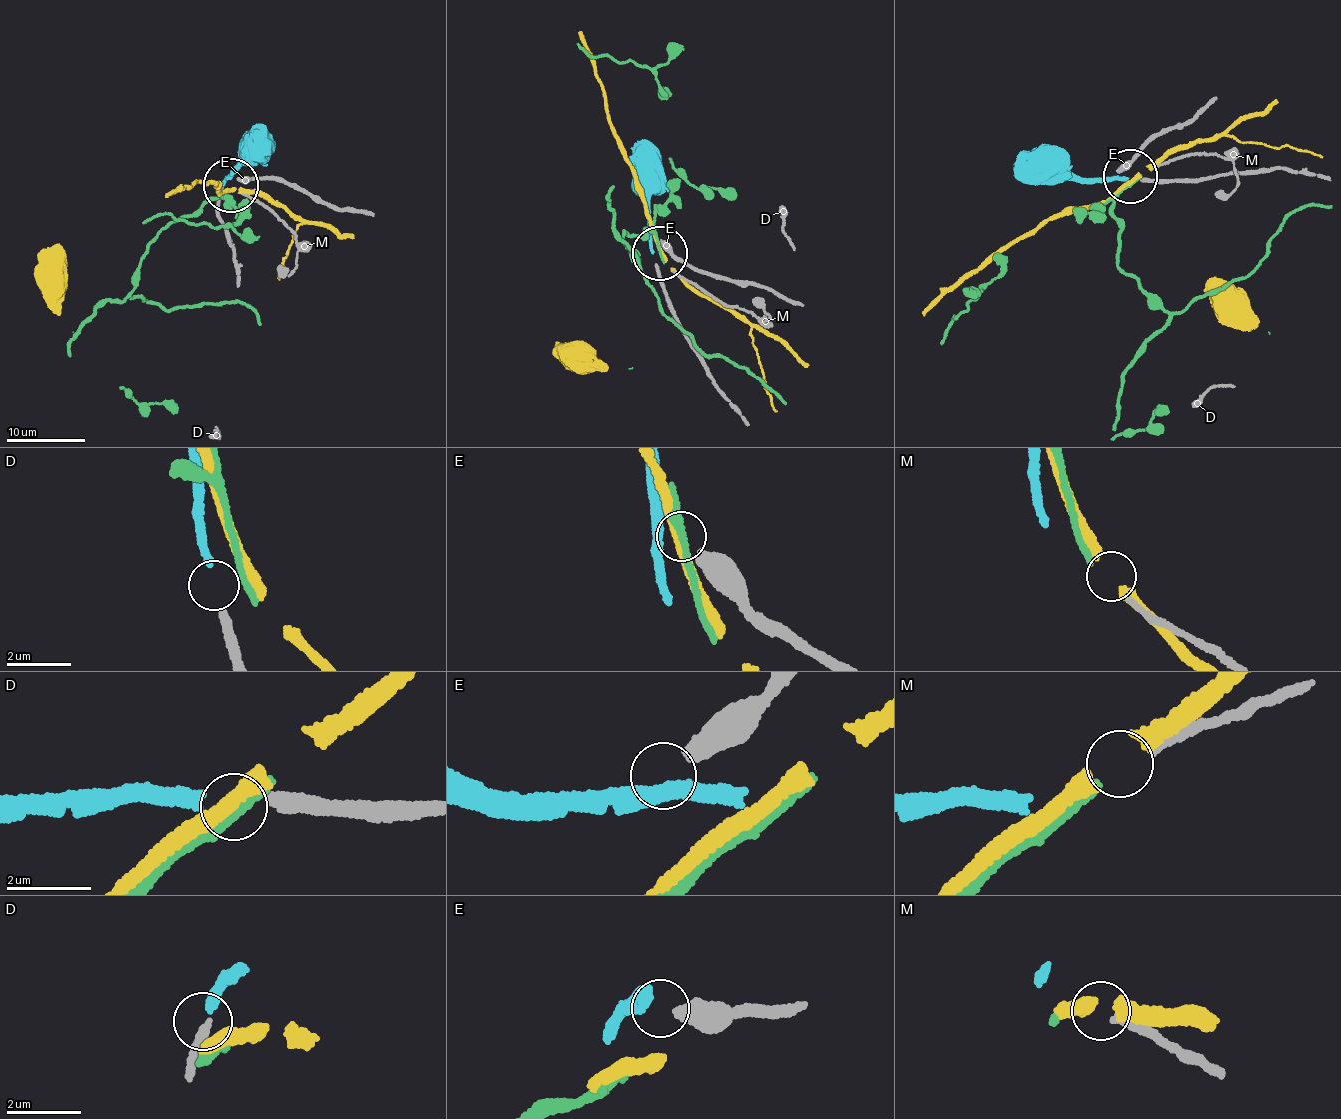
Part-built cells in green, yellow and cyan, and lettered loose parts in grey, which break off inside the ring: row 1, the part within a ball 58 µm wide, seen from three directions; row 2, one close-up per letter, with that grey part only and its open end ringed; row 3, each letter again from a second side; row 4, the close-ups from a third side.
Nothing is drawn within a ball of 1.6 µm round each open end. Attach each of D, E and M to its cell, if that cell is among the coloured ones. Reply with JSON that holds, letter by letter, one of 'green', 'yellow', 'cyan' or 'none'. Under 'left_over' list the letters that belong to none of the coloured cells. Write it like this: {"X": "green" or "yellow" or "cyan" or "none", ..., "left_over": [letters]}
{"D": "cyan", "E": "none", "M": "green", "left_over": ["E"]}

